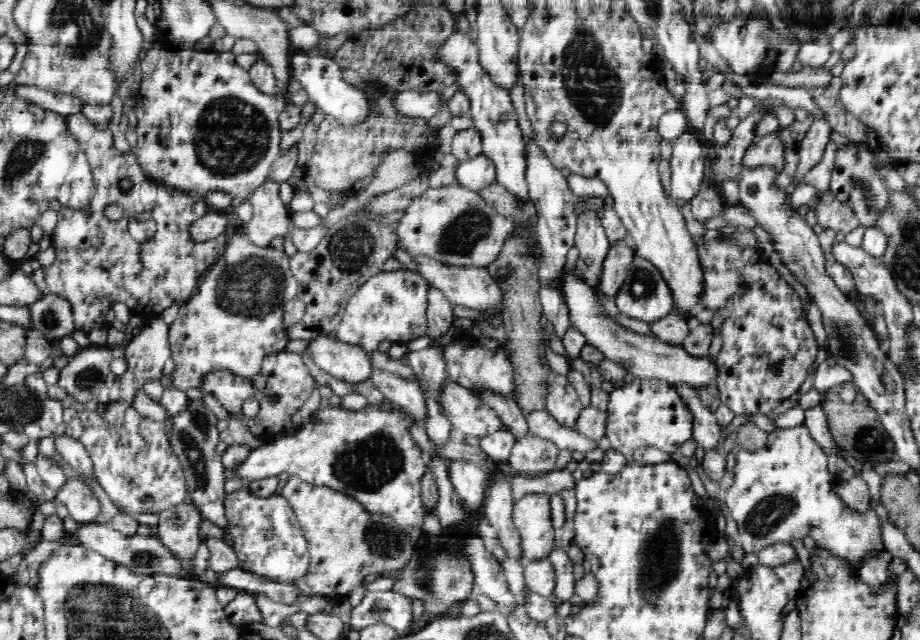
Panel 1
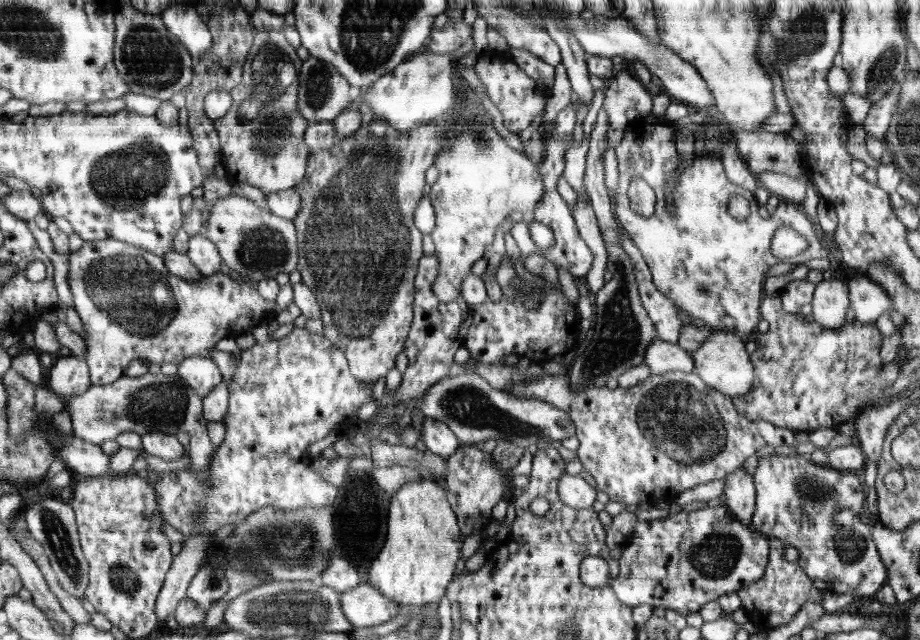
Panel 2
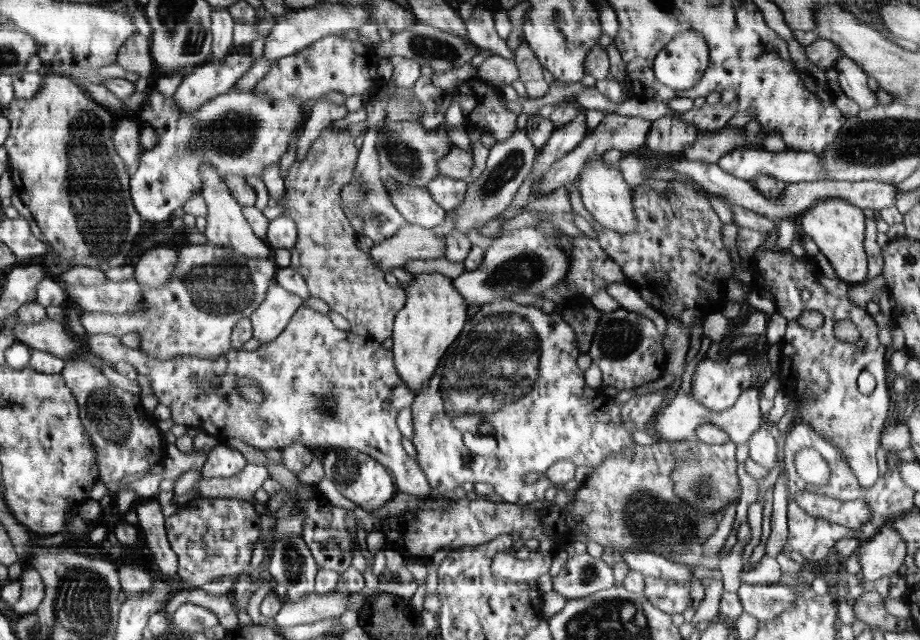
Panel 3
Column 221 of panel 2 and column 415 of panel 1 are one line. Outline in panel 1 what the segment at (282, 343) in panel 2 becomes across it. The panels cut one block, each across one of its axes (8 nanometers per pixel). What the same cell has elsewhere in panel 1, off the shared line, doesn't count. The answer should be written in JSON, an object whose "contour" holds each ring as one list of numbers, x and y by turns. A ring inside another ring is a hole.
{"contour":[[386,399,380,406,369,404,358,411,344,409,342,405,329,405,317,410,310,424,304,428,288,432,285,437,275,441,266,439,265,443,250,451,240,470,226,478,244,478,252,482,288,472,290,475,298,475,307,483,342,492,357,500,368,512,390,516,400,528,420,528,426,516,421,499,421,478,427,467,422,461,420,447,410,437,408,429,411,422,414,419,407,412,396,403,393,403,392,408,392,404]]}

